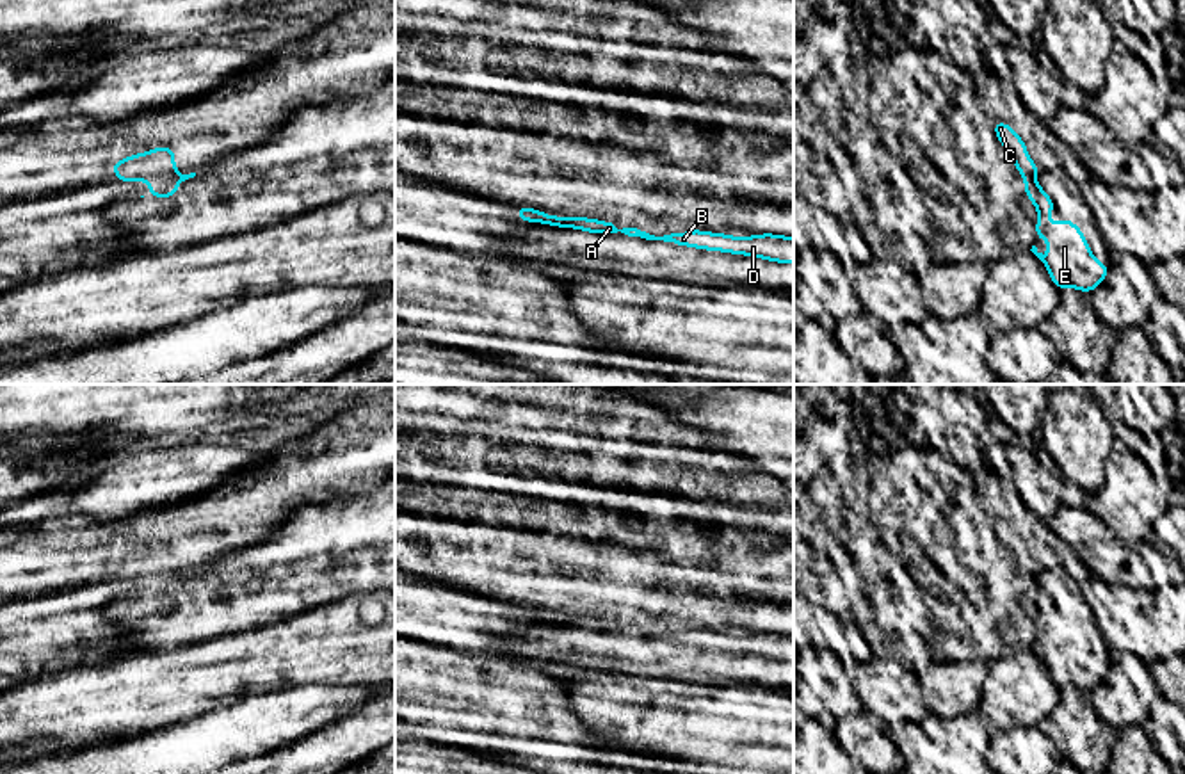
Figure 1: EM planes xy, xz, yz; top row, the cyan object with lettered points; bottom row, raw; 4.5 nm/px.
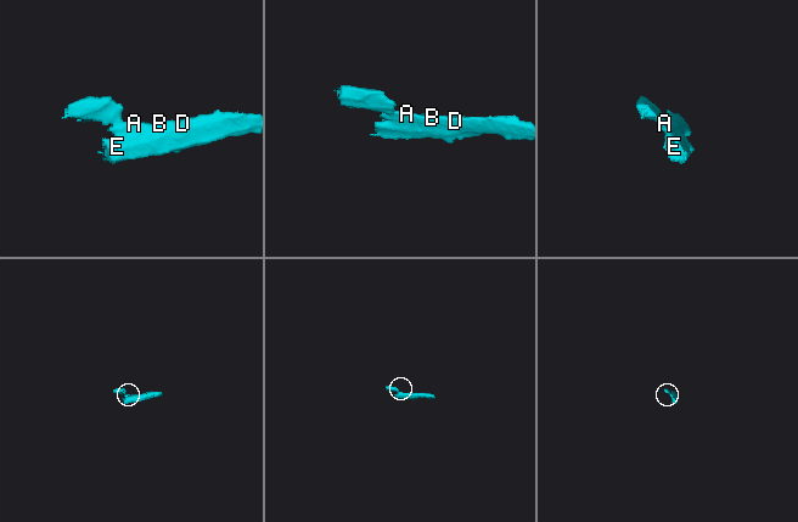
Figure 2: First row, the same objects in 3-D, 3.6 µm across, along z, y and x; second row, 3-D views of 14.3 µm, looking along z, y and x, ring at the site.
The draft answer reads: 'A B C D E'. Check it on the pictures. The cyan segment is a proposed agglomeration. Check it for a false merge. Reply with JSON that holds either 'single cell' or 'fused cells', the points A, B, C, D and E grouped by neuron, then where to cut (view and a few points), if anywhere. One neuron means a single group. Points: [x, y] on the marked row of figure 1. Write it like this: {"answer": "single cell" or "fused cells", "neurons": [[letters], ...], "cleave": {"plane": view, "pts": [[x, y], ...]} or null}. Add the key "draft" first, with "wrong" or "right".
{"draft": "wrong", "answer": "fused cells", "neurons": [["A", "B", "D", "E"], ["C"]], "cleave": {"plane": "xy", "pts": [[173, 175], [146, 178]]}}

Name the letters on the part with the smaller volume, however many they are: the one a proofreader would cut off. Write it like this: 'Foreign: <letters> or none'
Foreign: C

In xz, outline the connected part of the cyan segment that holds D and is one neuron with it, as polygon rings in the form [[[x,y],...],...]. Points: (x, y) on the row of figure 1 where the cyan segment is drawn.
[[[546,215],[546,222],[553,228],[573,228],[587,233],[625,233],[628,237],[641,237],[646,240],[664,240],[676,246],[724,251],[733,254],[756,256],[769,262],[794,263],[794,237],[781,237],[772,233],[754,235],[754,237],[730,237],[726,233],[708,233],[699,230],[690,230],[687,233],[671,233],[664,237],[655,237],[637,228],[617,230],[609,221],[587,219],[587,217],[560,217]]]

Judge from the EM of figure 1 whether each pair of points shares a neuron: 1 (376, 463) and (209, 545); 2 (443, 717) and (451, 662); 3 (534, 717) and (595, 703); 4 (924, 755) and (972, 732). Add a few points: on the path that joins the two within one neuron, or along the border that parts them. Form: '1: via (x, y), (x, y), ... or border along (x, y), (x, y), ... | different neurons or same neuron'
1: via (335, 463), (283, 481), (249, 515) | same neuron
2: via (443, 703), (443, 677) | same neuron
3: border along (561, 687), (570, 710), (588, 728), (602, 735) | different neurons
4: via (936, 755), (949, 755), (959, 744) | same neuron

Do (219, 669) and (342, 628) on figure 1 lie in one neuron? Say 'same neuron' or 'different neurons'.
same neuron

